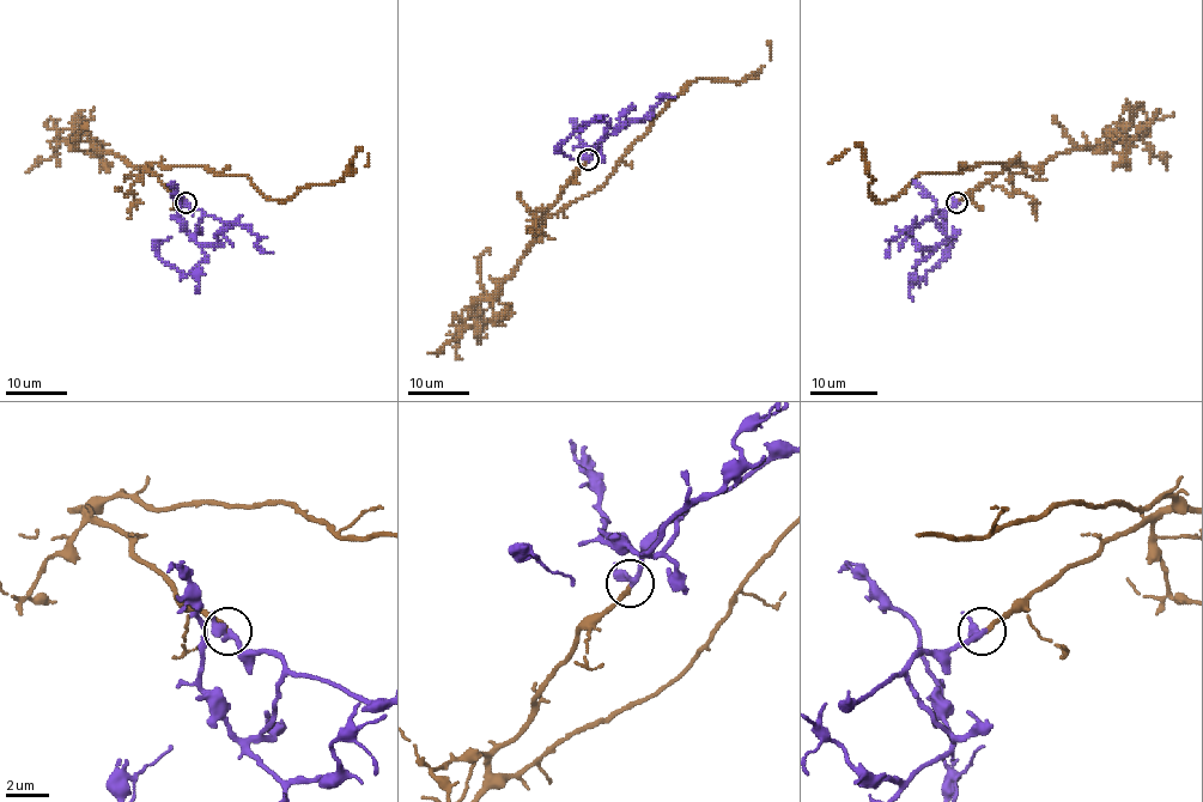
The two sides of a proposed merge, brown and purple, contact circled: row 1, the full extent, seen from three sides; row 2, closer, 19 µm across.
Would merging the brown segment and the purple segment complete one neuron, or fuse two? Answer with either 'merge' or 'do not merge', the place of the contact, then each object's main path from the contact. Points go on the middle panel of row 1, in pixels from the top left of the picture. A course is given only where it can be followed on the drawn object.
merge; at (588, 159); brown runs (588, 159), (550, 213), (595, 192), (664, 107), (696, 80), (740, 83), (758, 73), (771, 58), (769, 42); purple runs (588, 159), (605, 138), (594, 150), (608, 123), (593, 121), (558, 147), (572, 159)

